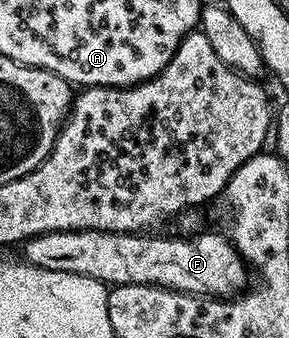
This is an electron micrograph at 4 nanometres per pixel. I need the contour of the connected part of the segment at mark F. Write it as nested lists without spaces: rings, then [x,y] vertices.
[[[83,230],[82,232],[48,232],[42,236],[32,236],[29,240],[24,241],[25,248],[24,263],[34,264],[43,270],[63,270],[67,274],[83,274],[96,280],[101,280],[107,286],[116,286],[118,284],[158,284],[160,288],[170,288],[173,292],[190,292],[192,296],[203,296],[206,298],[232,298],[244,291],[251,280],[251,272],[247,267],[245,259],[237,252],[236,246],[232,239],[226,235],[220,236],[217,232],[202,231],[194,238],[178,238],[172,240],[169,236],[149,236],[153,234],[138,234],[135,232],[96,232],[95,230]]]

